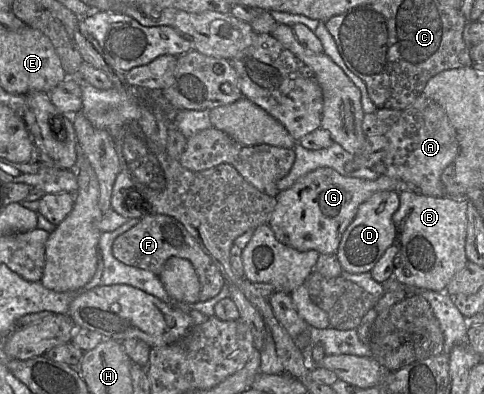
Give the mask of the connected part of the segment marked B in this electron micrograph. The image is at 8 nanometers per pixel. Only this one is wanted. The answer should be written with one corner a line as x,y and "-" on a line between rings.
412,190
399,193
400,205
393,214
395,226
394,243
401,252
399,264
394,268
392,277
410,288
443,292
452,277
464,268
468,259
465,253
466,233
468,227
468,199
453,200
447,197
431,197

